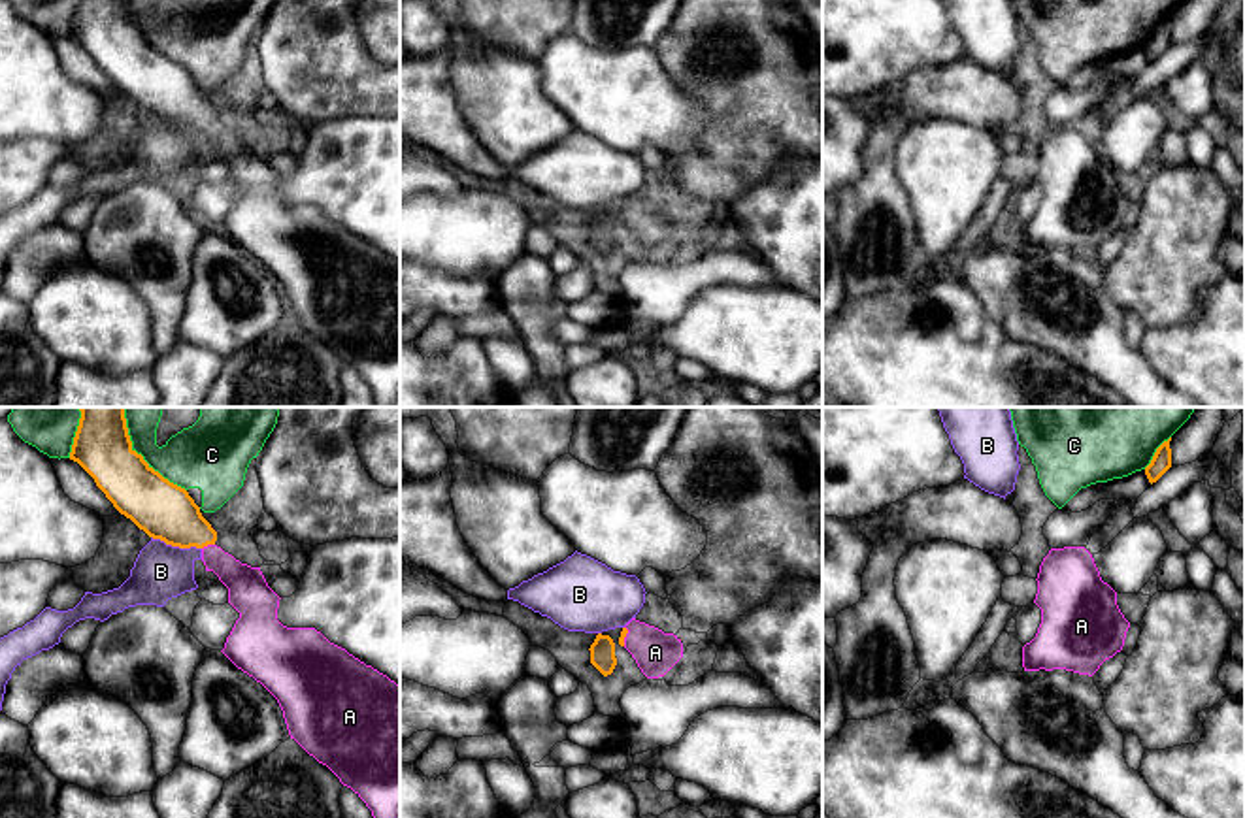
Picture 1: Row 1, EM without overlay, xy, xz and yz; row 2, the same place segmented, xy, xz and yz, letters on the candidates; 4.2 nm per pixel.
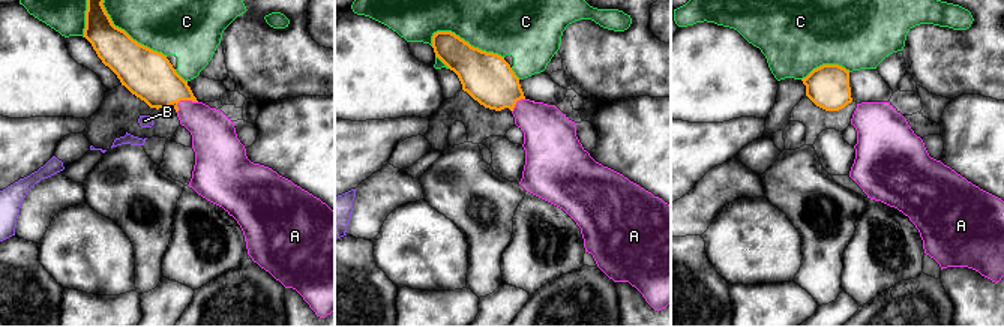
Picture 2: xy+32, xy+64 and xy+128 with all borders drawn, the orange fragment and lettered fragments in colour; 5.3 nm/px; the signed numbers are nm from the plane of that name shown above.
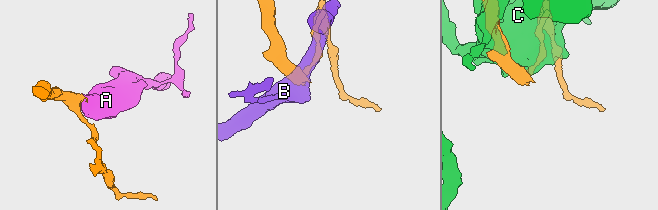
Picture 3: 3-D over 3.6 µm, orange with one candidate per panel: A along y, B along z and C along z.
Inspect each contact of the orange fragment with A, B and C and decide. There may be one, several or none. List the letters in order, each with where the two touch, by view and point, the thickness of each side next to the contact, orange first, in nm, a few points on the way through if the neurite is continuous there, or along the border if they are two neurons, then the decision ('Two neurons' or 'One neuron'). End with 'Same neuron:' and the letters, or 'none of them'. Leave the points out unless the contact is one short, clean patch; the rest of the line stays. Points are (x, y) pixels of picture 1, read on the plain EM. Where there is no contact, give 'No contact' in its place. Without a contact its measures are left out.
A: Touches orange at xy (208, 121). Thickness 240 nm (orange) against 160 nm. Path across: xy (165, 89), (208, 121), (248, 164). One neuron
B: Touches orange at xy (176, 123). Thickness 240 nm (orange) against 240 nm. Boundary: xy (151, 114), (172, 123), (200, 127). Two neurons
C: Touches orange at xy (146, 40). Thickness 240 nm (orange) against 280 nm. Two neurons
Same neuron: A

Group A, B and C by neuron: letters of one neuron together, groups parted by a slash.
A / B / C

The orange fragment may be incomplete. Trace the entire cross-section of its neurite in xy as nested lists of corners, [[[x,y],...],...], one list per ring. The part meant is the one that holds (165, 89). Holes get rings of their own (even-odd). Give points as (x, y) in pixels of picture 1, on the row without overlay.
[[[79,0],[70,38],[149,115],[202,128],[206,149],[213,149],[228,166],[228,181],[240,190],[221,230],[277,277],[290,317],[366,381],[379,407],[394,407],[400,401],[400,264],[315,205],[283,204],[277,198],[281,175],[268,164],[260,145],[241,141],[215,123],[217,109],[189,70],[164,57],[132,26],[126,0]]]

